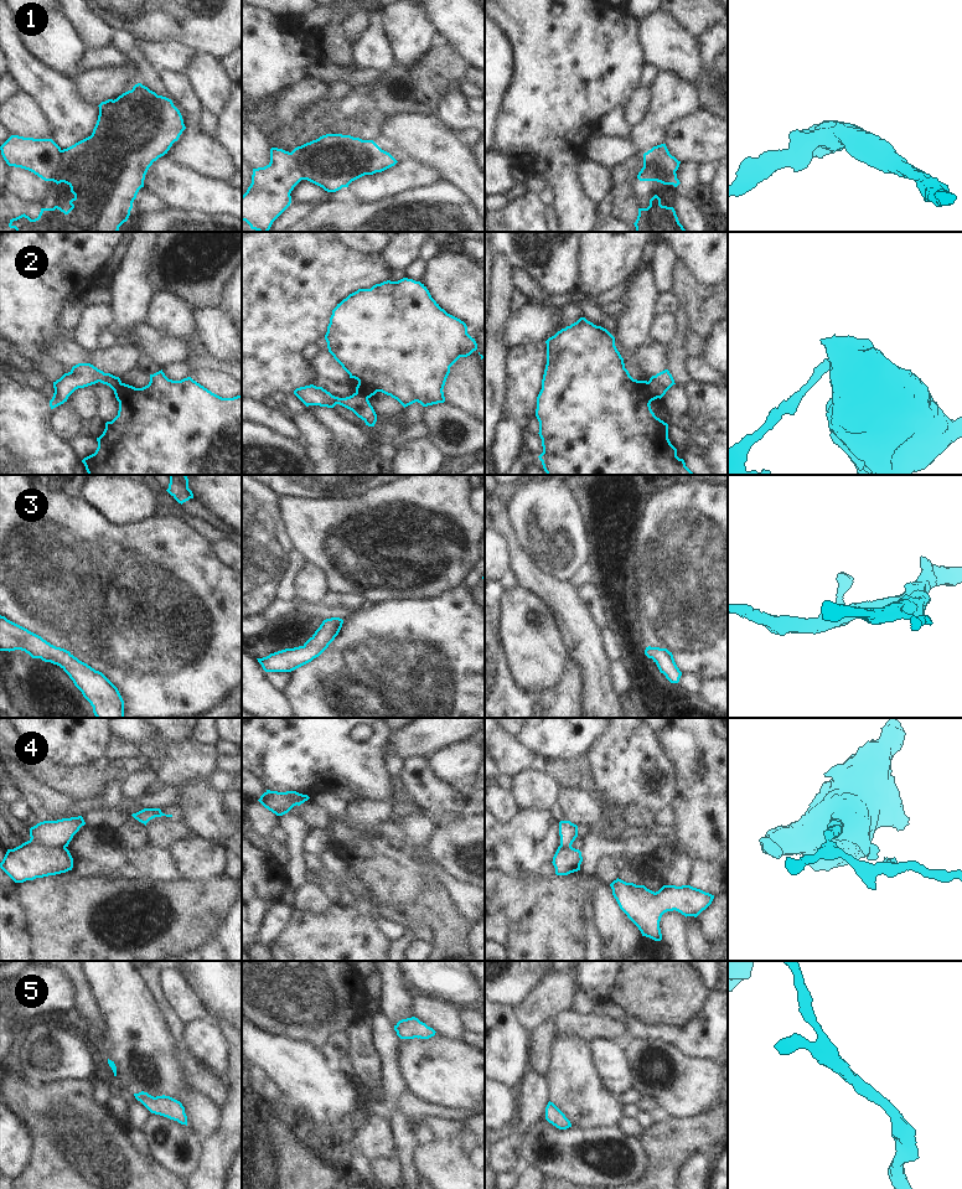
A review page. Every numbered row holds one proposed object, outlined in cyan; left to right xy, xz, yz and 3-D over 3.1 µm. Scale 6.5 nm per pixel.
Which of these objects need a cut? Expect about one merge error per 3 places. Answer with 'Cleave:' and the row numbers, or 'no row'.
Cleave: 1, 2, 4

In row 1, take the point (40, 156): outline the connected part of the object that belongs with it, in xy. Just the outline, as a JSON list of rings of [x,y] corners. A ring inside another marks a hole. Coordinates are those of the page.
[[[11,135],[1,146],[9,166],[29,170],[48,181],[53,174],[61,148],[52,139],[33,139]]]

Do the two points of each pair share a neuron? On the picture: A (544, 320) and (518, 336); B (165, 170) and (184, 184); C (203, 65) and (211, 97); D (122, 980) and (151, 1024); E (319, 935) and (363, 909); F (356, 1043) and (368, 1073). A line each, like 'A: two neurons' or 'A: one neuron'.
A: one neuron
B: one neuron
C: one neuron
D: one neuron
E: two neurons
F: one neuron

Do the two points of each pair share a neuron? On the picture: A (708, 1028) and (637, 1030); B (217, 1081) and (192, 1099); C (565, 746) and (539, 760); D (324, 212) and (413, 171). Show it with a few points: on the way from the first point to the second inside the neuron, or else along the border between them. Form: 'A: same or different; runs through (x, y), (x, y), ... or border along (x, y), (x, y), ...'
A: same; runs through (691, 1032), (655, 1032)
B: different; border along (190, 1085), (207, 1095), (218, 1106)
C: different; border along (536, 753), (541, 753), (547, 758)
D: different; border along (353, 196), (363, 201), (377, 201), (386, 197)

